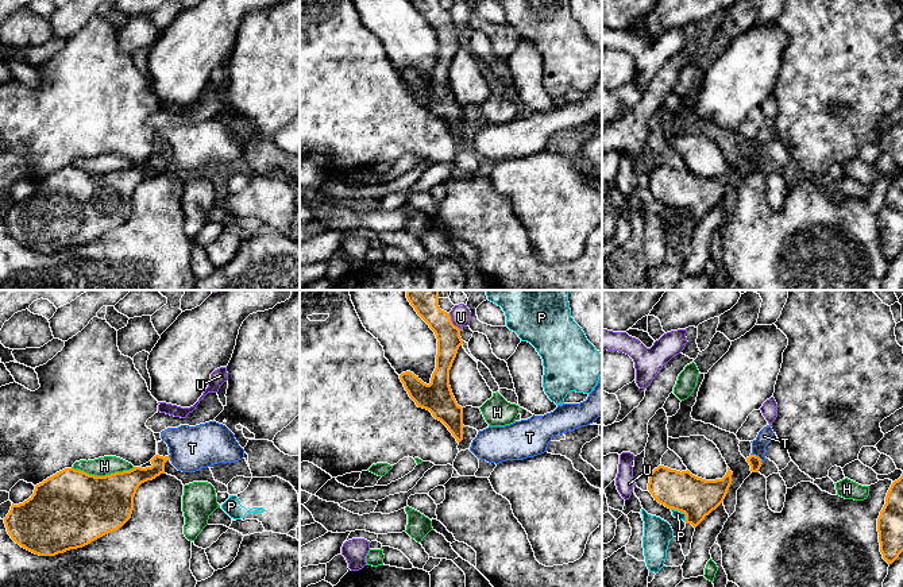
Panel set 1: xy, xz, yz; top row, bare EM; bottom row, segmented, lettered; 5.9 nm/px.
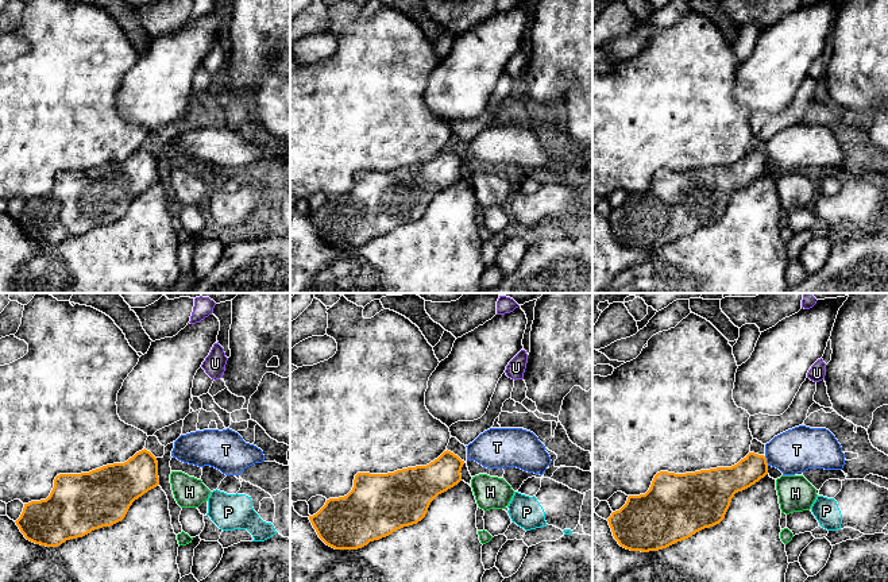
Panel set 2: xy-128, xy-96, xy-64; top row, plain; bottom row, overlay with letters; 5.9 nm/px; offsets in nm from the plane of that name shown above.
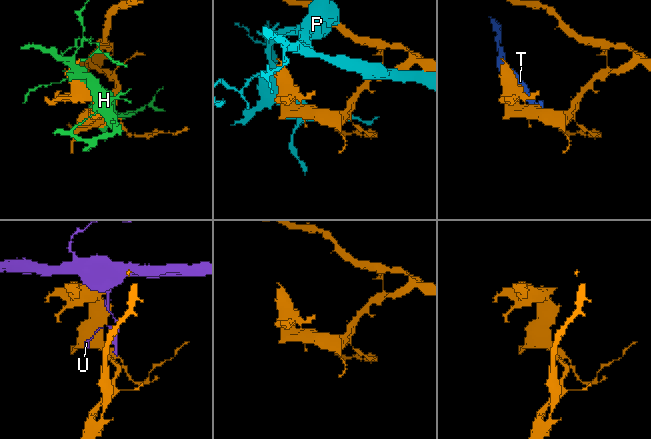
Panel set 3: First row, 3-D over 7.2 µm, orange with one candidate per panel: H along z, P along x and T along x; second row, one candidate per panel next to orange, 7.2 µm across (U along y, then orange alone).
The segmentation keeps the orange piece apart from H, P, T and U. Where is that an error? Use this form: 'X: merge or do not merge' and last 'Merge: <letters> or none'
H: do not merge
P: do not merge
T: do not merge
U: do not merge
Merge: none

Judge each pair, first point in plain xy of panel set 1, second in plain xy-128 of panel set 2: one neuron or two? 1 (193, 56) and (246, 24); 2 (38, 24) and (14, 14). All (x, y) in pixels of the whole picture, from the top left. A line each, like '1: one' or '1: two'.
1: two
2: one

